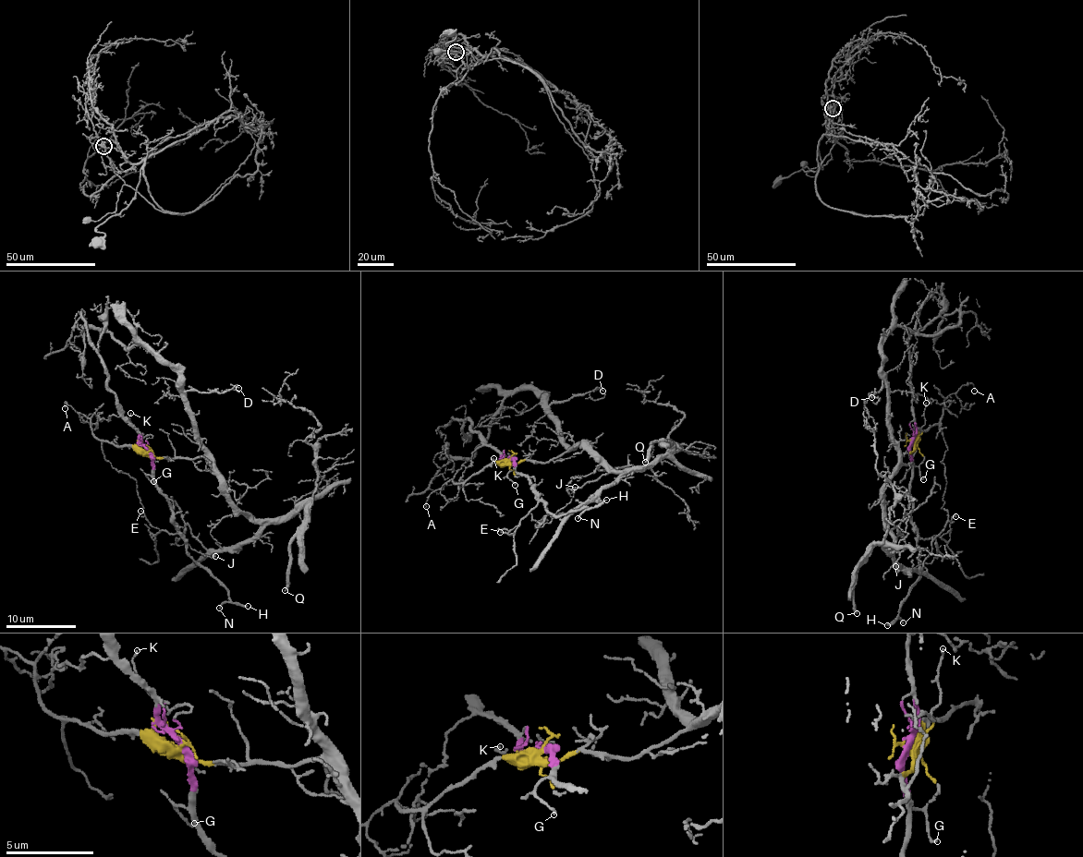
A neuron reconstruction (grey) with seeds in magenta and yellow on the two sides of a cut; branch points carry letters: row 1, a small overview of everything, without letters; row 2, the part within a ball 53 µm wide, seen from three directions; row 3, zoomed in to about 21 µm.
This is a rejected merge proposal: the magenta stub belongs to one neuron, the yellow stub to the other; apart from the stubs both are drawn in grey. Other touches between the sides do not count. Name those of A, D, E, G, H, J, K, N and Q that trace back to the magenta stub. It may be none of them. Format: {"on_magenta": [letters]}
{"on_magenta": ["E", "G", "H", "N"]}

